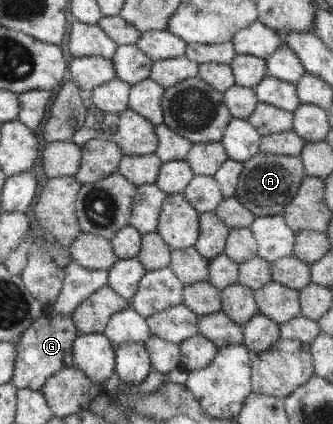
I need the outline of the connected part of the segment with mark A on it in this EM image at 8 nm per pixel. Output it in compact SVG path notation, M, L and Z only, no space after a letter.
M263 154L244 162L235 197L257 218L279 215L291 206L307 174L301 157L285 154Z

